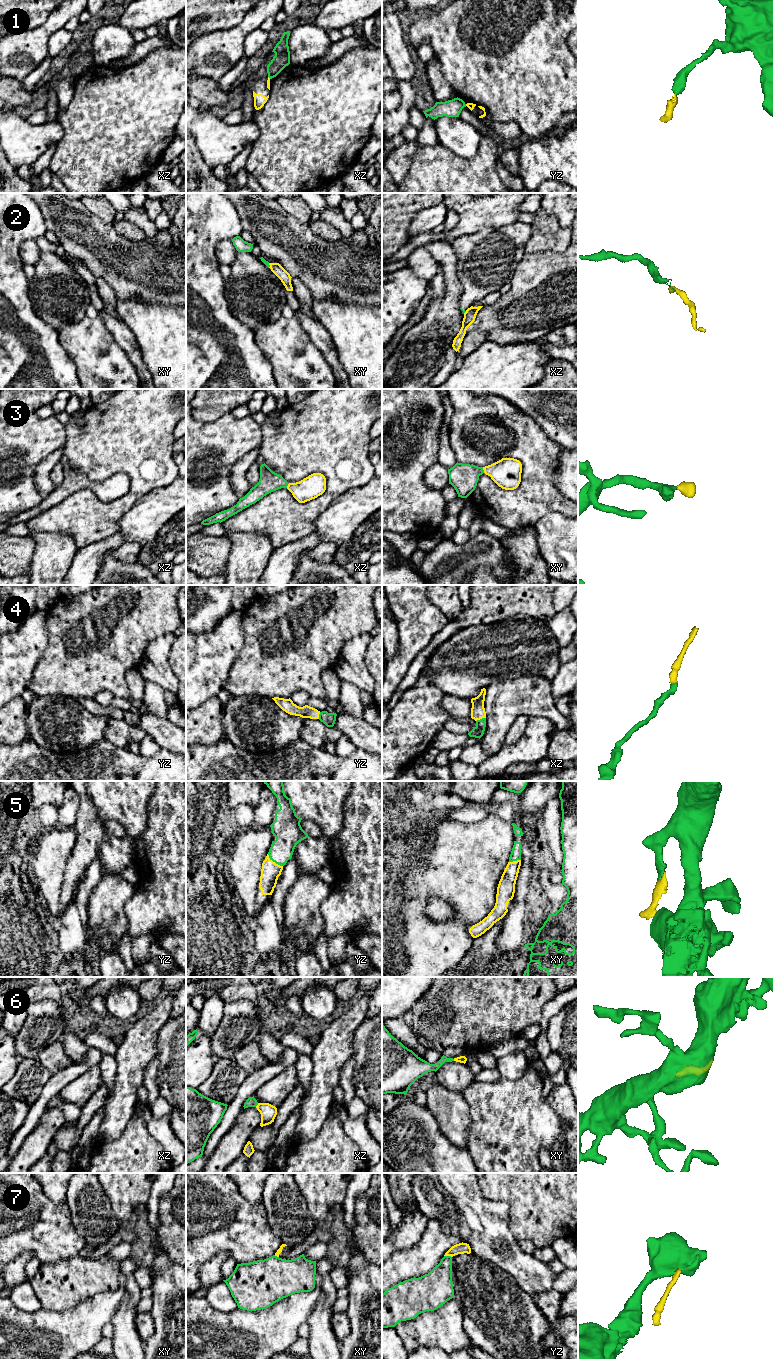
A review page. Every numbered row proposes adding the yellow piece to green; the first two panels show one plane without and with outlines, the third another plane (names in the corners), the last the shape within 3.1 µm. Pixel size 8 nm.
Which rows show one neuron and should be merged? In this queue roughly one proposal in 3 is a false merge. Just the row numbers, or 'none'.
3, 4, 5, 6

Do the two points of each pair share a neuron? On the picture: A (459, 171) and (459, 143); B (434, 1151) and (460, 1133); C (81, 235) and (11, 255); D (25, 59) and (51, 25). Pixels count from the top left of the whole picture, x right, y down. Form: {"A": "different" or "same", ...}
{"A": "different", "B": "different", "C": "different", "D": "same"}

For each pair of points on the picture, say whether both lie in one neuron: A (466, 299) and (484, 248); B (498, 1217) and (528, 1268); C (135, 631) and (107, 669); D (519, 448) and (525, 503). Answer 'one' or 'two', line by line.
A: one
B: one
C: one
D: one

